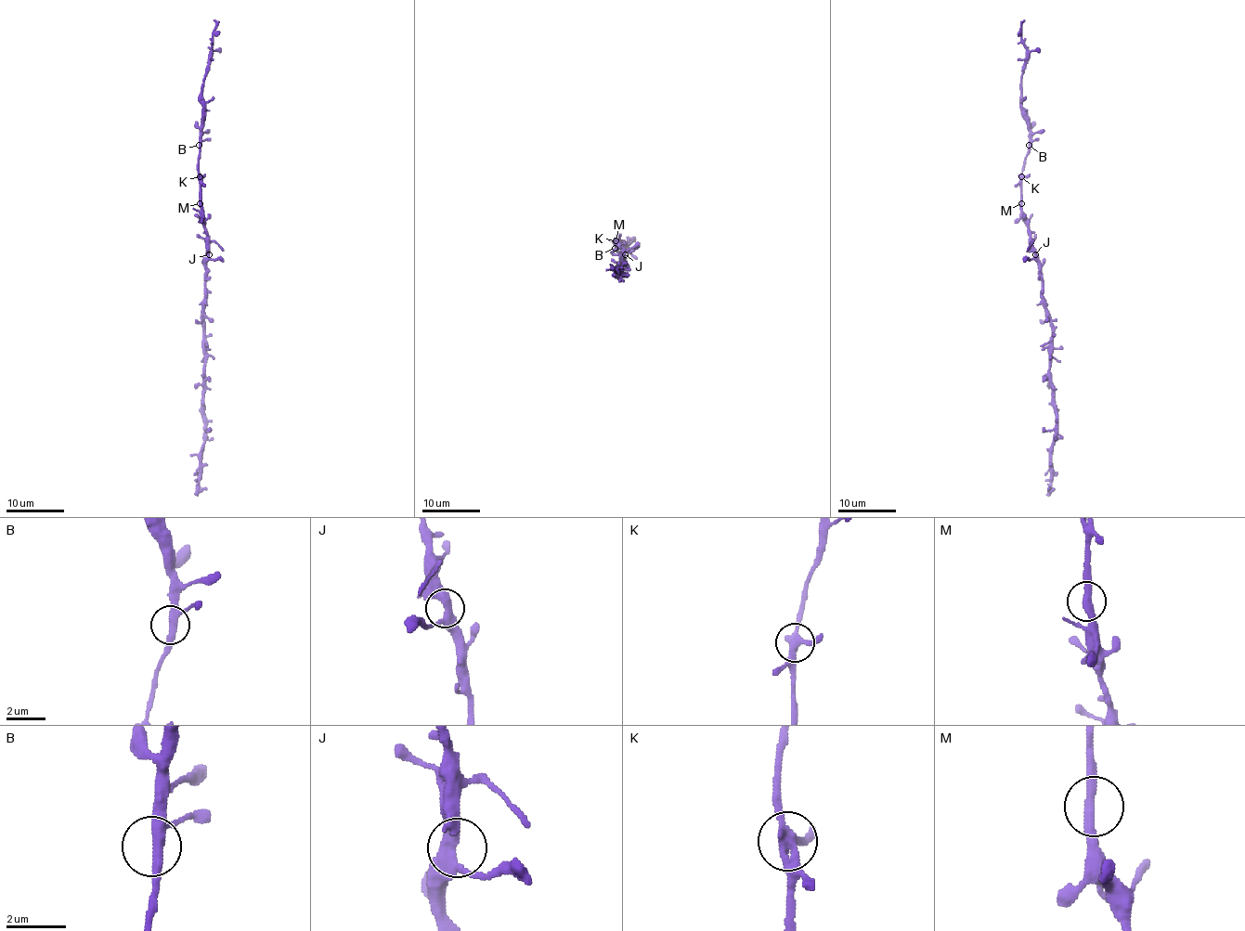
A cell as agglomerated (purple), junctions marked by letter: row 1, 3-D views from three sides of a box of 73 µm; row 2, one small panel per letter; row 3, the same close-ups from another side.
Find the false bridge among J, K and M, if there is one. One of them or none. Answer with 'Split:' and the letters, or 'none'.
Split: none

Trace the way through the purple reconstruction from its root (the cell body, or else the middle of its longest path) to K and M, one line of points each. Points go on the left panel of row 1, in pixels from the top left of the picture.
K: (206, 252), (204, 216), (200, 211), (200, 177)
M: (206, 252), (204, 216), (200, 203)

